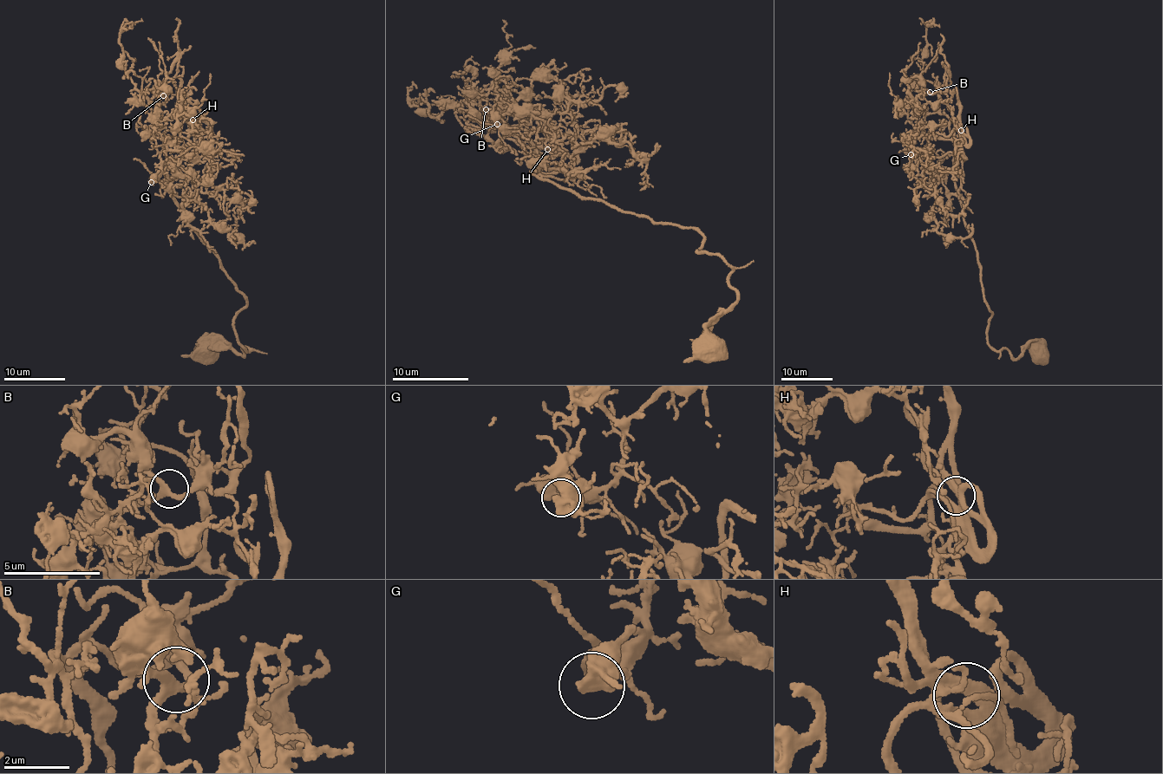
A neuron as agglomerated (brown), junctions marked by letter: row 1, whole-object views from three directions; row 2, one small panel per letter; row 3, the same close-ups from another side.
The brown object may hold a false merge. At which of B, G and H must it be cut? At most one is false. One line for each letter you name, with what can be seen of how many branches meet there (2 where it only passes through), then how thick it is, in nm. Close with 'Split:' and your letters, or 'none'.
Split: none

